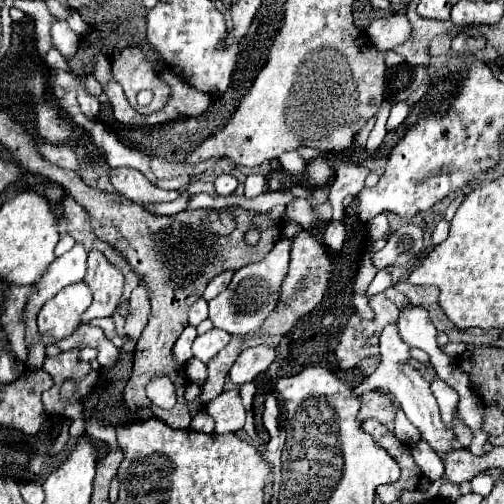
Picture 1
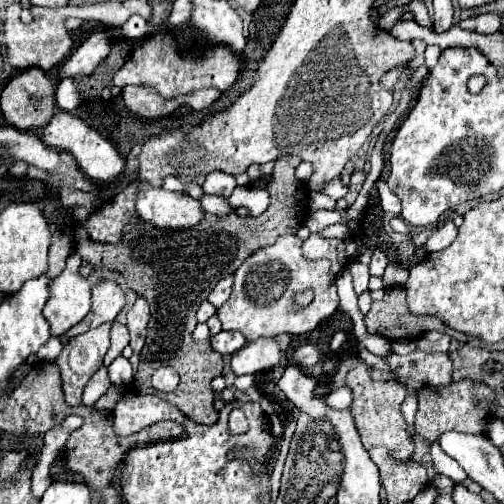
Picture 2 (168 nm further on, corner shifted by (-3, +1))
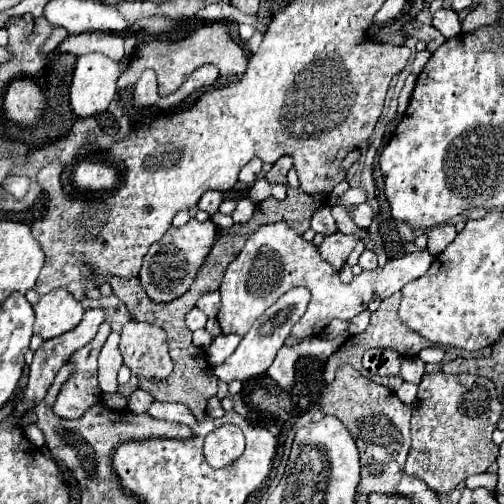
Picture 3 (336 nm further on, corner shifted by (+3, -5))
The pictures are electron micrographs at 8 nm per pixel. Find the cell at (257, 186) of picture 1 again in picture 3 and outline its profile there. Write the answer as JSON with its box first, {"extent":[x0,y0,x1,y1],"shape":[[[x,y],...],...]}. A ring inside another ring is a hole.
{"extent":[240,159,262,183],"shape":[[[252,159],[252,163],[248,163],[242,171],[240,171],[240,181],[242,183],[254,183],[256,177],[260,175],[260,169],[262,169],[262,161],[260,159]]]}

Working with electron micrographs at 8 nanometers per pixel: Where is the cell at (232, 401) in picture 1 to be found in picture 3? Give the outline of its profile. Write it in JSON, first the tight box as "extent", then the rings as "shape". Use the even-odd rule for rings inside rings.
{"extent":[204,425,244,467],"shape":[[[236,425],[214,429],[204,441],[204,457],[212,467],[226,467],[244,451],[244,433]]]}

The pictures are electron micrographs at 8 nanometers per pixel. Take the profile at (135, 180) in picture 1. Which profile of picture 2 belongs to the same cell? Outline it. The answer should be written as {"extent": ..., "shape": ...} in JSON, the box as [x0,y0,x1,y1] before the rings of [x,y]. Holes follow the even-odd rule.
{"extent":[136,185,204,231],"shape":[[[140,185],[136,211],[142,221],[148,221],[152,227],[170,231],[196,227],[204,219],[200,201],[148,185]]]}

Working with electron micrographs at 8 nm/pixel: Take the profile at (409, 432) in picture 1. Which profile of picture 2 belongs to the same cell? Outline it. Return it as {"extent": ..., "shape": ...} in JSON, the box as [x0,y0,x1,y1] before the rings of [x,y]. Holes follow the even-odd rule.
{"extent":[430,443,468,483],"shape":[[[438,443],[430,445],[430,453],[432,453],[432,461],[434,461],[436,473],[442,473],[442,475],[450,477],[454,483],[464,483],[464,481],[468,481],[468,475],[464,473],[464,469],[462,469],[452,457],[448,457],[448,455],[438,447]]]}

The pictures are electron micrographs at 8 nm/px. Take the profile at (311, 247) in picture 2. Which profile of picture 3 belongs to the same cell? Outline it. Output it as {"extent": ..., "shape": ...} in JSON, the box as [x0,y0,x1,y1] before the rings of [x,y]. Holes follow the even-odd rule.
{"extent":[318,233,358,269],"shape":[[[332,233],[332,235],[324,237],[318,251],[324,261],[328,261],[328,263],[332,263],[332,267],[340,269],[346,263],[350,251],[356,247],[356,243],[358,241],[354,237],[348,237],[342,233]]]}

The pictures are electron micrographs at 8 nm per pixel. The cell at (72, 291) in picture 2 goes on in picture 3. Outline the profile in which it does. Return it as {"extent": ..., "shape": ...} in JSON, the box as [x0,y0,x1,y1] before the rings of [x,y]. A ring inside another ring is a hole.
{"extent":[26,289,84,339],"shape":[[[32,289],[26,293],[26,299],[32,303],[36,313],[34,335],[40,335],[42,339],[52,339],[74,329],[84,315],[80,301],[76,301],[76,297],[66,289],[54,289],[46,295]]]}

